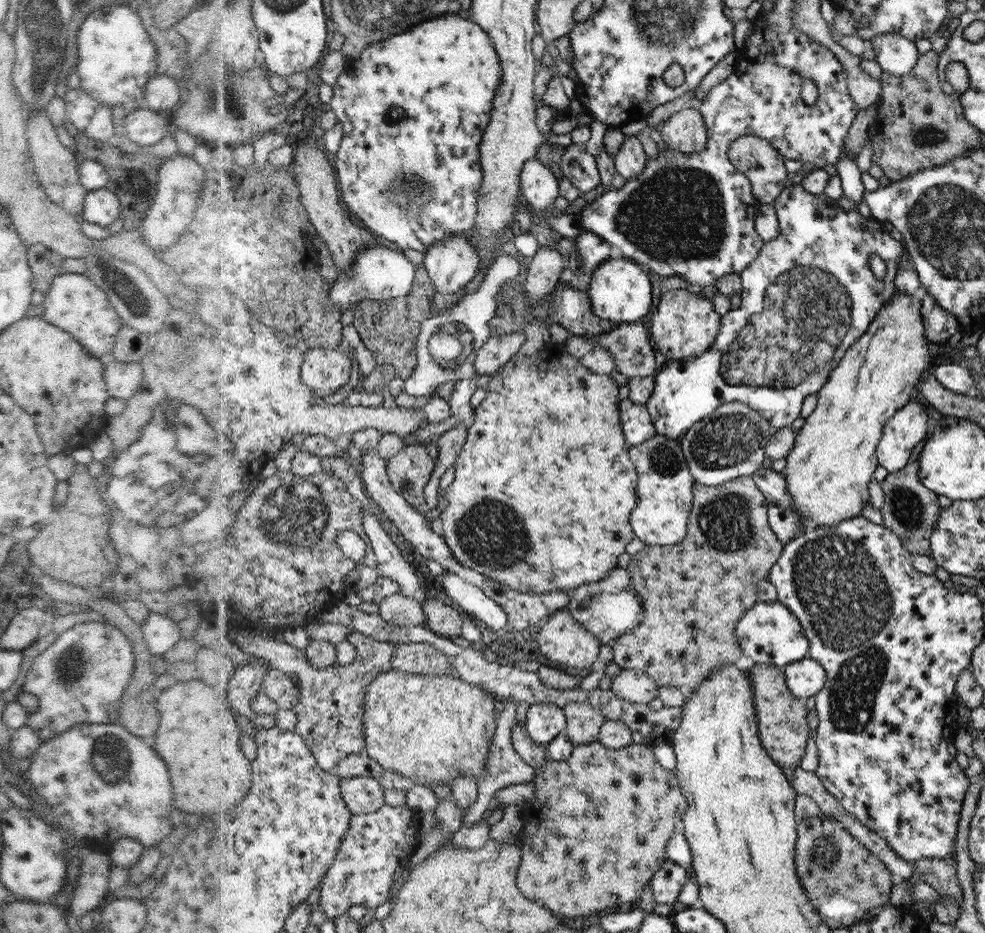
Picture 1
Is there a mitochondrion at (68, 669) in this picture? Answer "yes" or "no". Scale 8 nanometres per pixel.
yes

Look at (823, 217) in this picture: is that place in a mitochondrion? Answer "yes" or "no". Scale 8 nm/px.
no

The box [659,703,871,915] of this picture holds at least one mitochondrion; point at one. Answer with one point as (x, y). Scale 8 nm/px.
(823, 854)

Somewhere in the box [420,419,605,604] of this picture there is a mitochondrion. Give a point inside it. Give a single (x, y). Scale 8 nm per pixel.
(491, 533)

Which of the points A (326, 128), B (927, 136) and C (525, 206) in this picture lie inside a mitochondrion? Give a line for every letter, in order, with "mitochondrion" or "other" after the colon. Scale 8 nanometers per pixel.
A: other
B: mitochondrion
C: other

